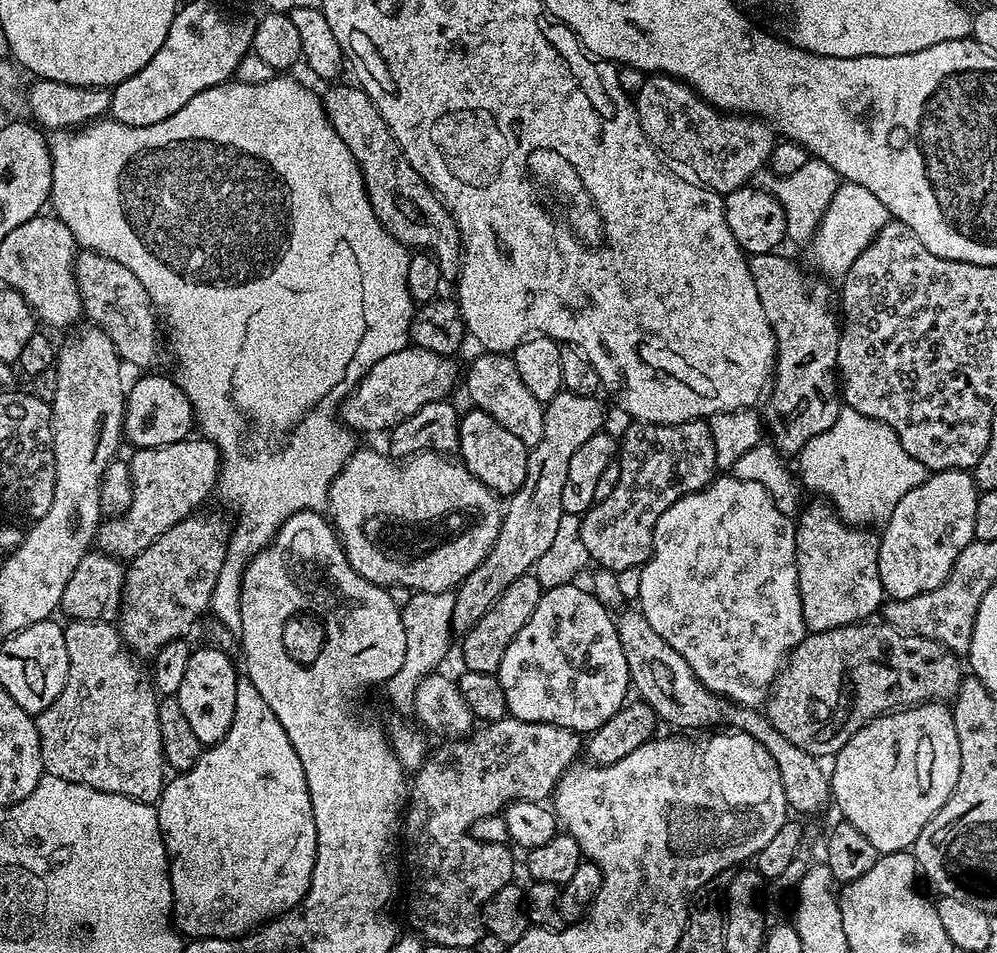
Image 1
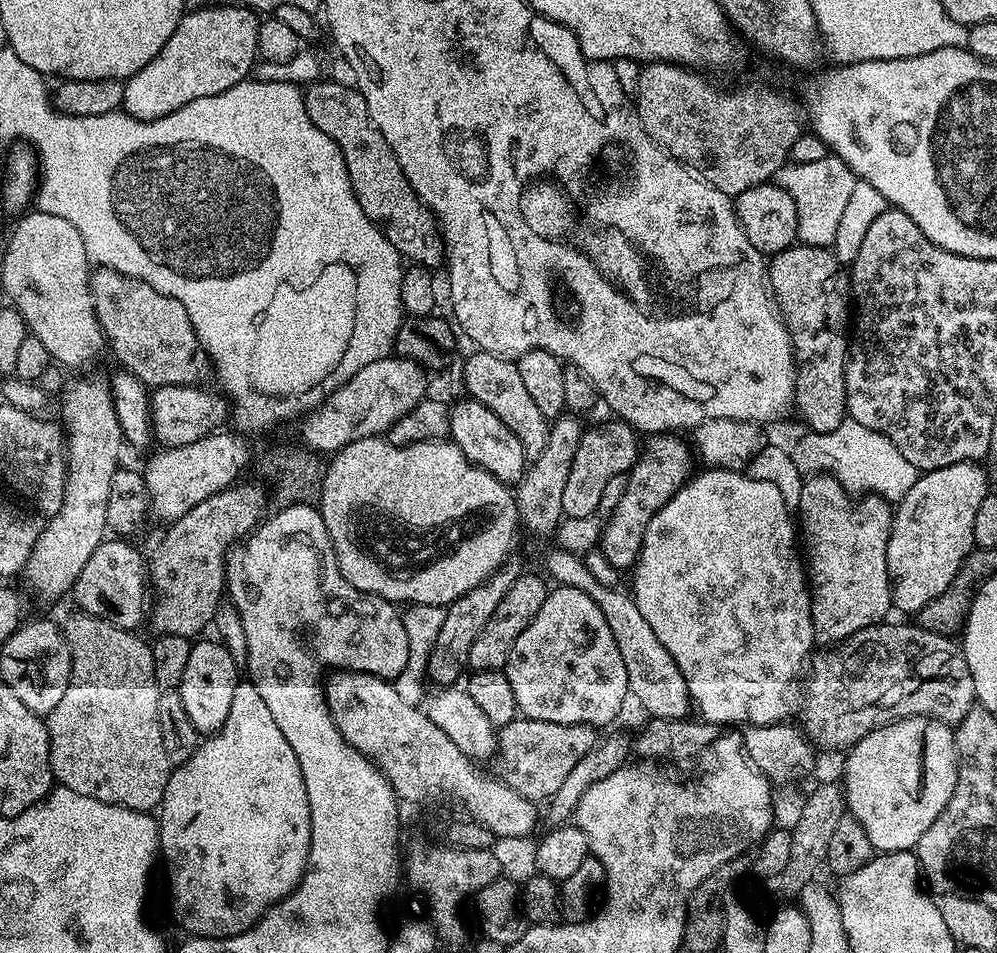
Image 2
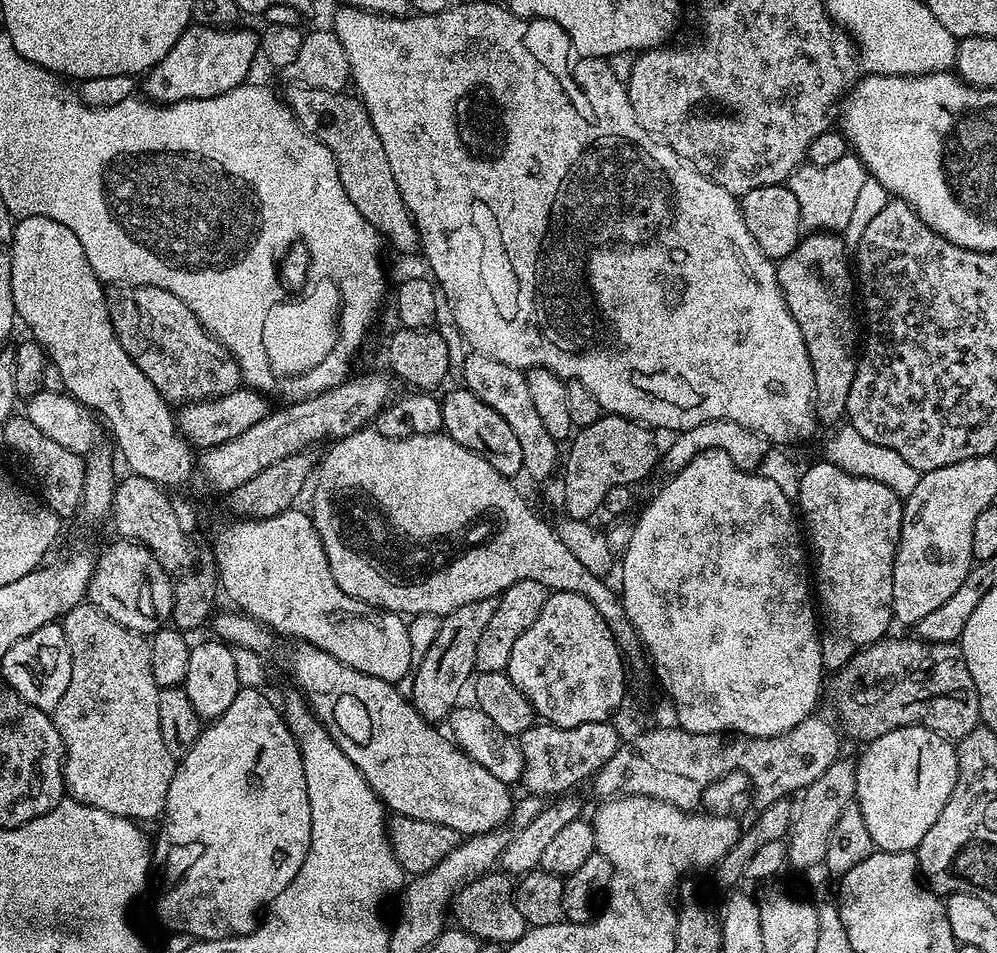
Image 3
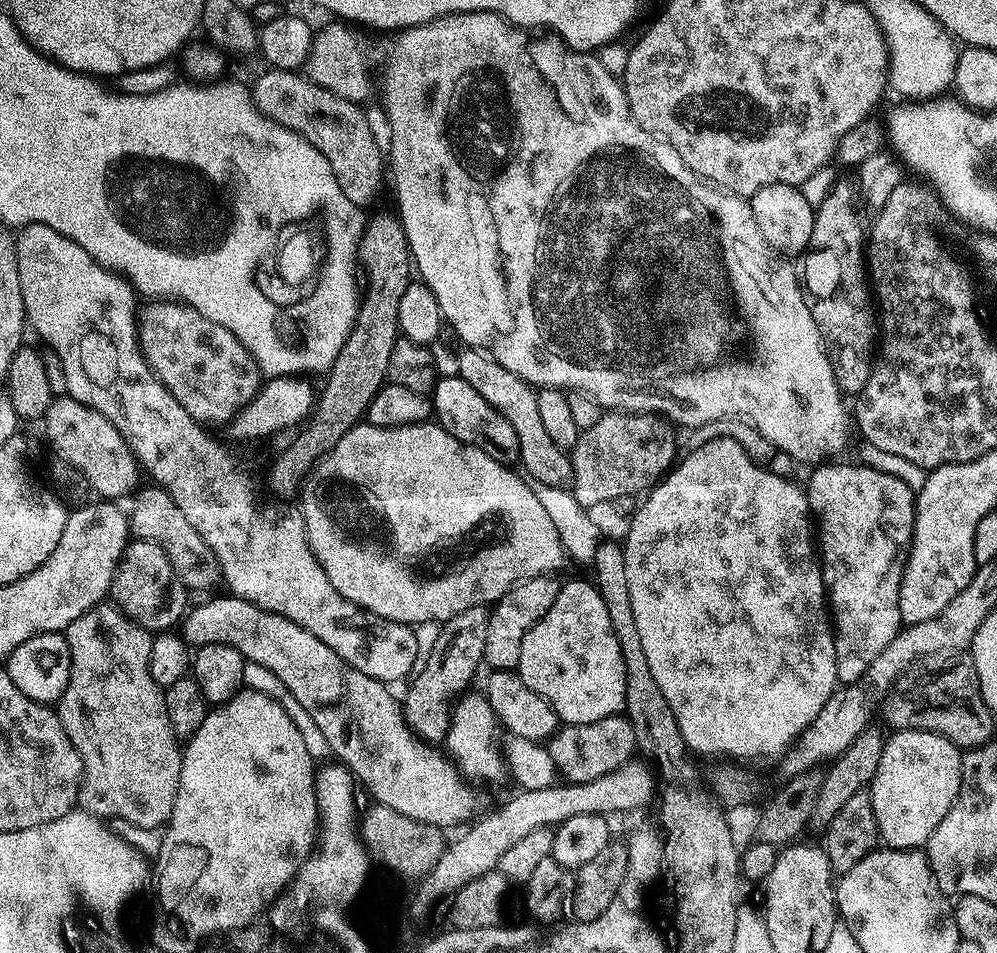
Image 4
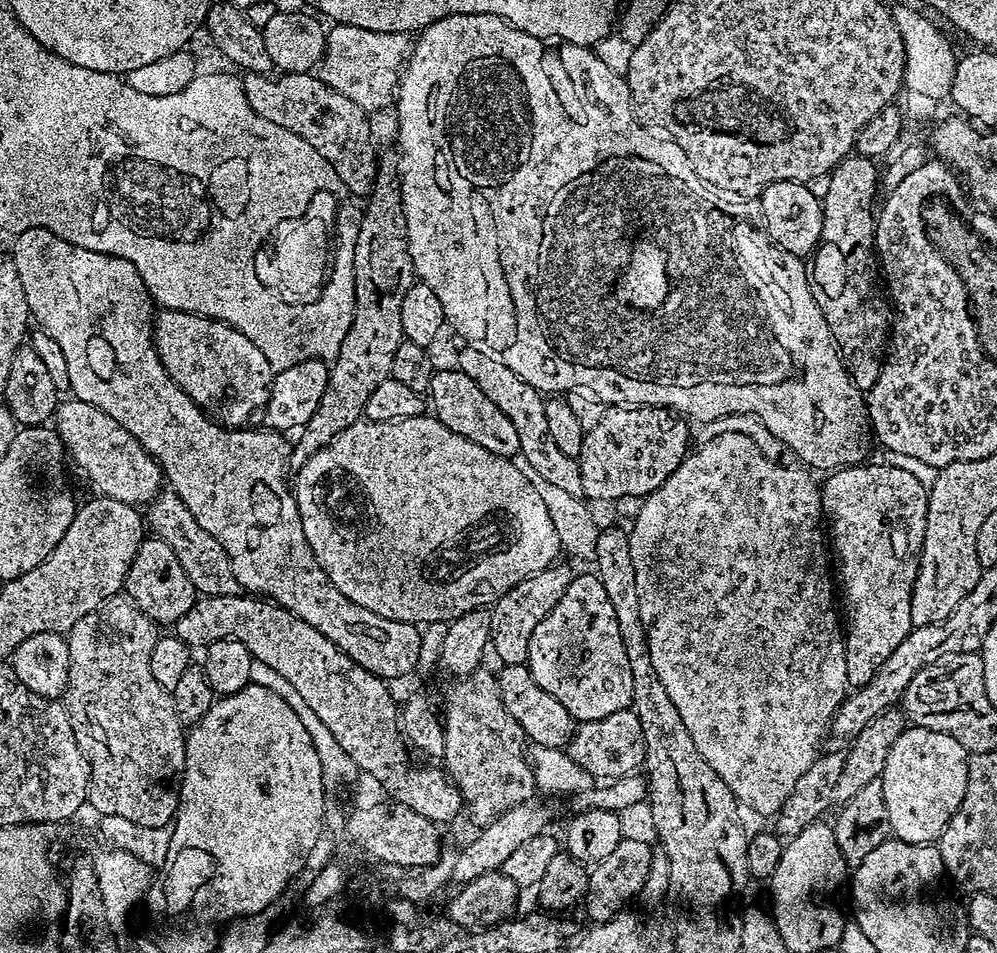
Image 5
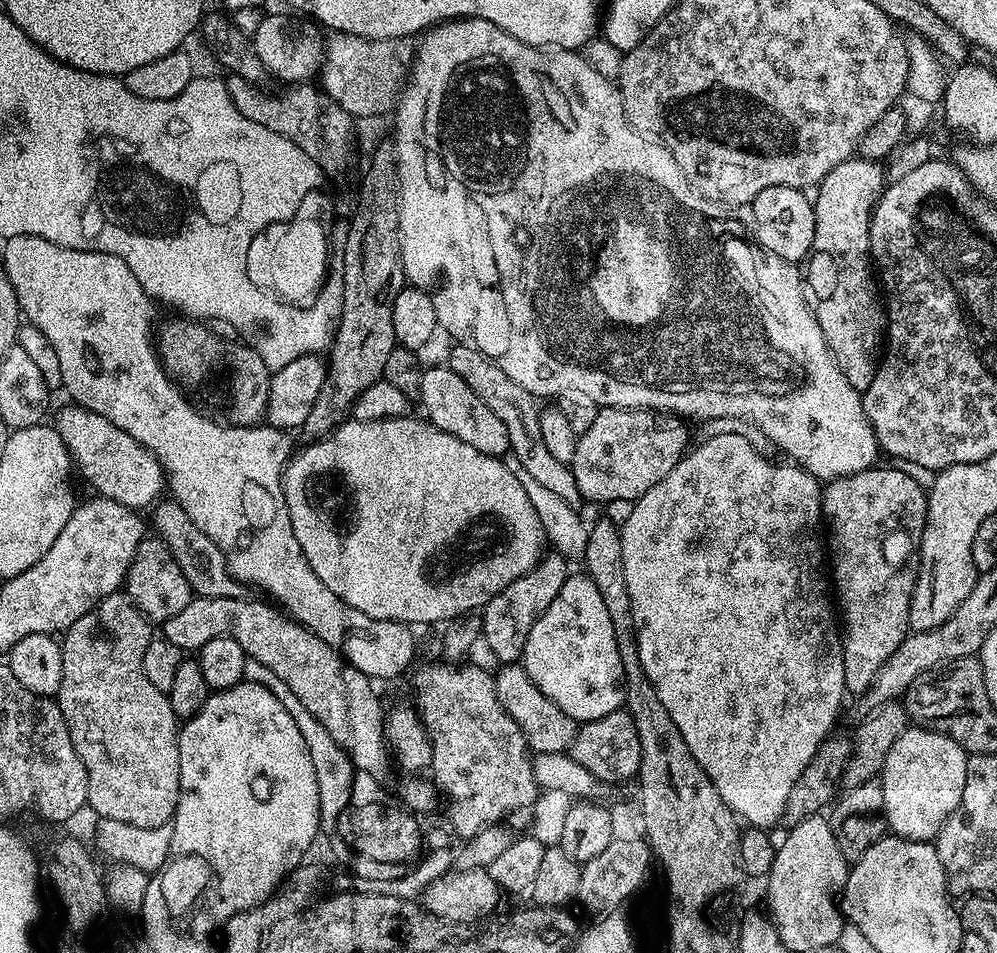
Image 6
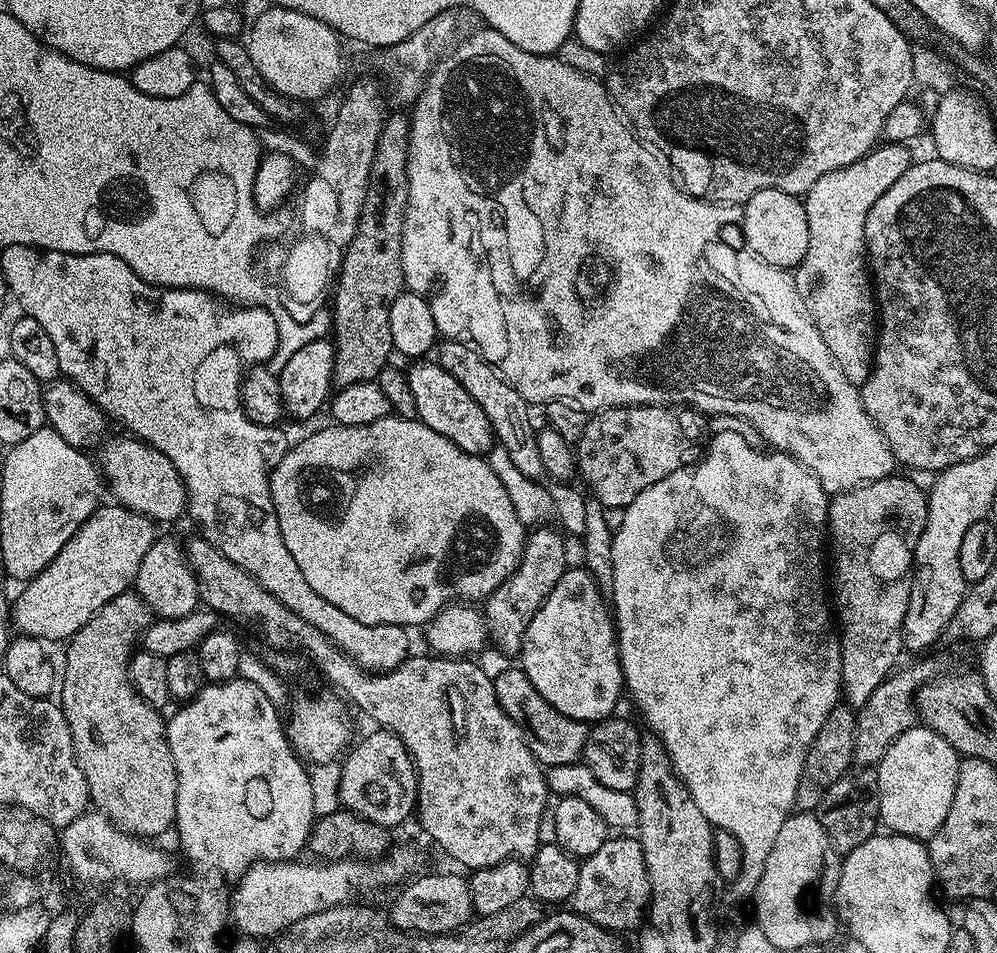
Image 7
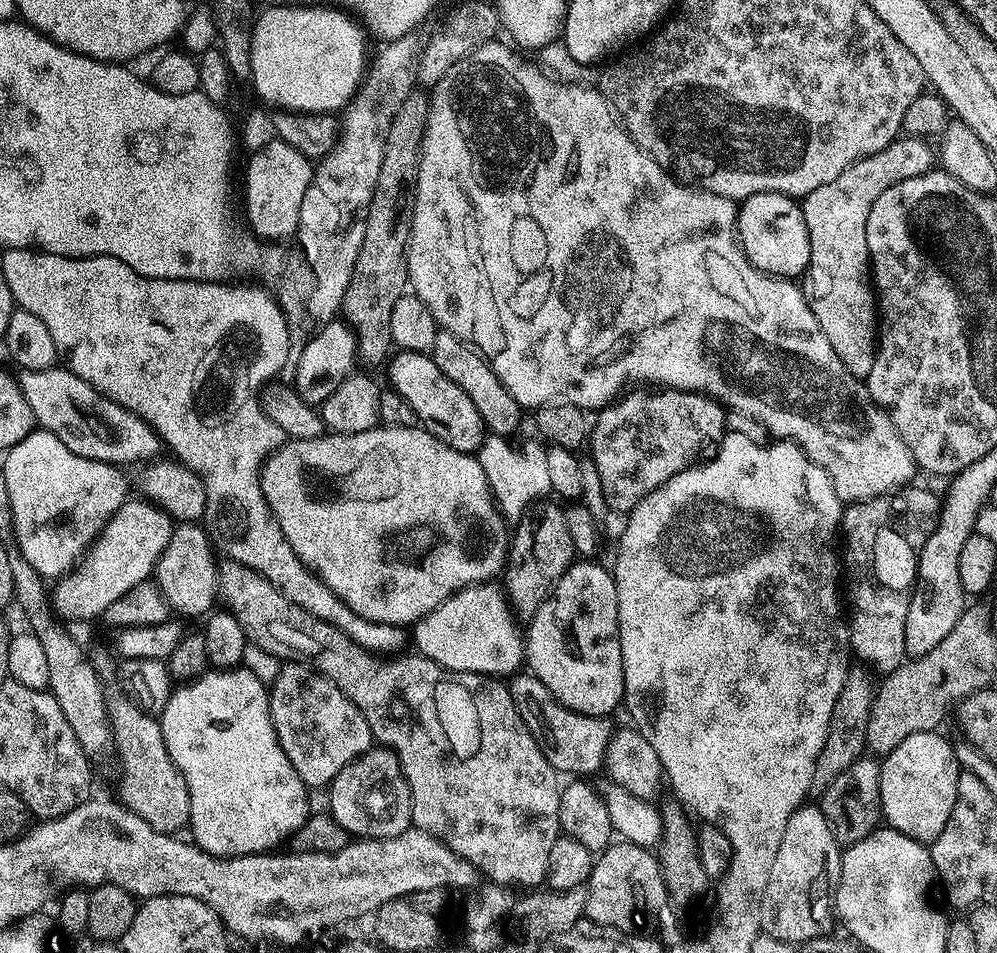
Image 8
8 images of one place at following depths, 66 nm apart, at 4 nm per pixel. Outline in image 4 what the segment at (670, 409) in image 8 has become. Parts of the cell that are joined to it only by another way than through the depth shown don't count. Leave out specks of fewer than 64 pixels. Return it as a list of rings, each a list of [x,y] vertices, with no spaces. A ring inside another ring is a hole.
[[[619,410],[605,411],[598,418],[598,422],[594,422],[594,426],[581,431],[576,445],[570,449],[572,462],[570,491],[572,497],[583,508],[596,510],[599,504],[608,506],[611,500],[620,494],[636,496],[647,493],[665,475],[674,462],[672,455],[676,452],[676,440],[668,433],[667,427],[669,428],[669,425],[655,414]]]

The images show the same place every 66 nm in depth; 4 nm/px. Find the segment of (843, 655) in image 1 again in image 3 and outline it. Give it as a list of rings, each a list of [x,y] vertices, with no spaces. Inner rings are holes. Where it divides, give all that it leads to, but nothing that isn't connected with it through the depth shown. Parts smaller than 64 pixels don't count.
[[[892,634],[876,644],[867,645],[846,661],[844,667],[833,675],[836,676],[833,680],[831,677],[832,704],[836,707],[837,716],[835,719],[847,739],[849,736],[852,740],[867,742],[882,738],[882,734],[890,734],[890,730],[895,728],[920,724],[934,730],[939,736],[958,742],[981,723],[978,690],[974,686],[974,678],[970,678],[970,670],[966,670],[959,643],[929,644],[919,638],[911,639],[903,640]]]

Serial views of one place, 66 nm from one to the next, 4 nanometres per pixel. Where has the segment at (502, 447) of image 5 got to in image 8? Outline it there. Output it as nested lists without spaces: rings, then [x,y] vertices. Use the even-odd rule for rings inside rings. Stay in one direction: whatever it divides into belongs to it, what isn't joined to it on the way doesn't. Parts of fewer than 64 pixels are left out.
[[[397,351],[387,368],[392,379],[389,380],[391,387],[410,402],[417,421],[434,434],[434,438],[446,442],[446,446],[454,446],[454,450],[459,452],[476,454],[479,451],[484,444],[486,429],[477,408],[466,394],[462,394],[462,390],[458,390],[458,386],[454,386],[454,382],[450,382],[450,378],[446,378],[446,374],[442,374],[442,370],[438,370],[438,366],[434,366],[431,355]]]

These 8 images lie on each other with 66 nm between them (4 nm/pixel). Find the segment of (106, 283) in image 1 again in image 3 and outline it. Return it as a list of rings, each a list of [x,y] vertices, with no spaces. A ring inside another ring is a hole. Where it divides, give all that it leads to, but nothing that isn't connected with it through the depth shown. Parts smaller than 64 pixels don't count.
[[[133,284],[119,289],[120,293],[110,300],[112,309],[112,325],[116,330],[118,342],[122,342],[122,350],[130,354],[134,366],[154,382],[154,386],[169,402],[191,402],[193,400],[210,400],[229,396],[234,389],[241,387],[242,377],[238,362],[226,350],[226,346],[217,340],[212,333],[202,326],[200,319],[190,310],[182,298],[170,294],[170,290],[162,290],[145,284]]]

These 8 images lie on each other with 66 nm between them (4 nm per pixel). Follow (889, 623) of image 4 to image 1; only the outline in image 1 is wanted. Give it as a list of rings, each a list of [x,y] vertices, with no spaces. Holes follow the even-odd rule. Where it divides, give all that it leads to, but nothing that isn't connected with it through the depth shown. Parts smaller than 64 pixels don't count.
[[[819,503],[808,509],[805,507],[795,521],[798,590],[804,626],[809,633],[867,621],[881,611],[886,600],[878,574],[879,535],[860,526],[845,524],[831,504]]]

